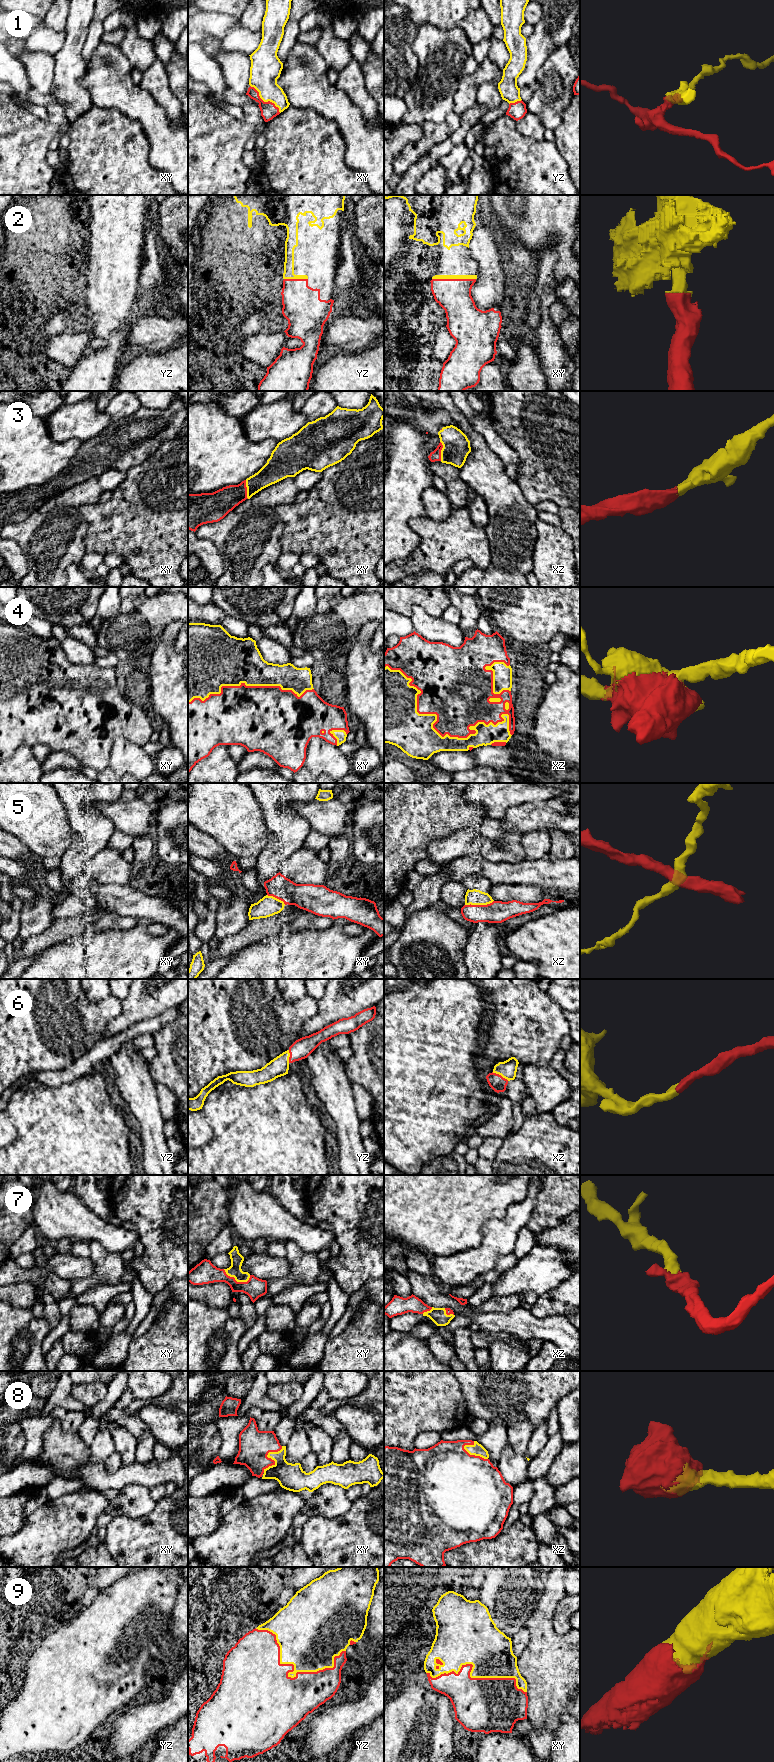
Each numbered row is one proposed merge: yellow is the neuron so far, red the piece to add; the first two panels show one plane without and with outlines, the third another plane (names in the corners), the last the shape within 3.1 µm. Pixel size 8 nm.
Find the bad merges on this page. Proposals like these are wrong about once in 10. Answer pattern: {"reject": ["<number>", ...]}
{"reject": ["5"]}

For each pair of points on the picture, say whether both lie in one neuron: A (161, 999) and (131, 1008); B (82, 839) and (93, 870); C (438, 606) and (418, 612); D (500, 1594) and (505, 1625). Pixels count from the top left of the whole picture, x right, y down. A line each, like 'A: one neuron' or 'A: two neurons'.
A: one neuron
B: two neurons
C: two neurons
D: one neuron

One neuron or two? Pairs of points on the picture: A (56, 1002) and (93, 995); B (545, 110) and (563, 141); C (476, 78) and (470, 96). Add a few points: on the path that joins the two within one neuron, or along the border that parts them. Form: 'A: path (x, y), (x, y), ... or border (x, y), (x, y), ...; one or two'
A: border (82, 989), (91, 1002), (98, 1002), (110, 994); two
B: border (566, 107), (562, 114), (561, 122), (553, 130); two
C: path (472, 82), (470, 84), (470, 92); one

